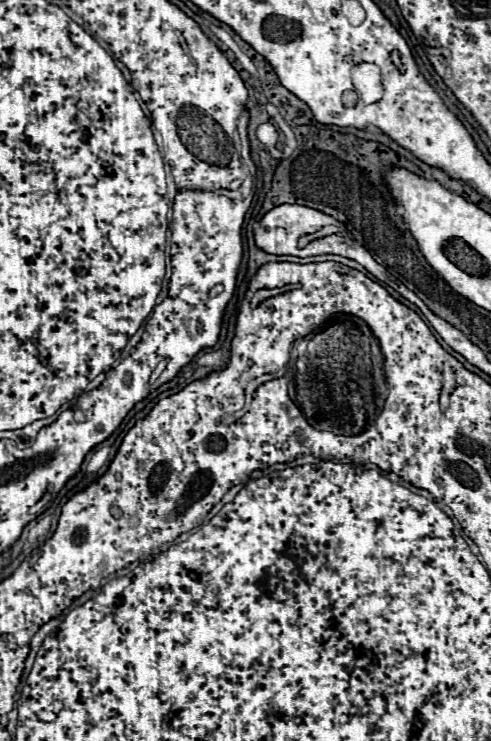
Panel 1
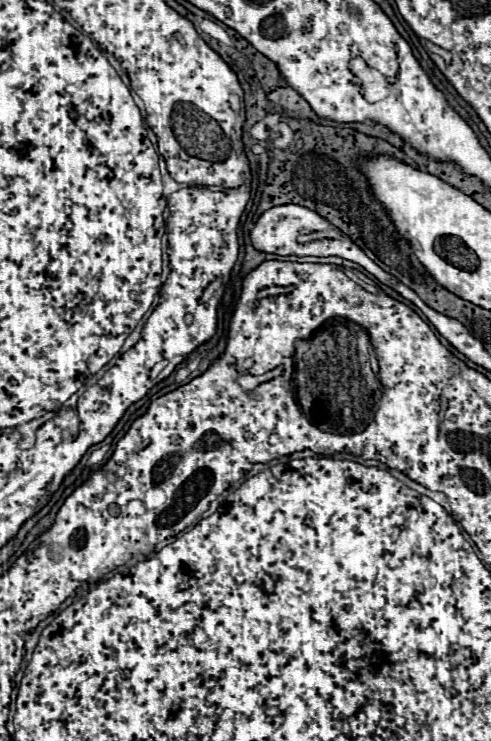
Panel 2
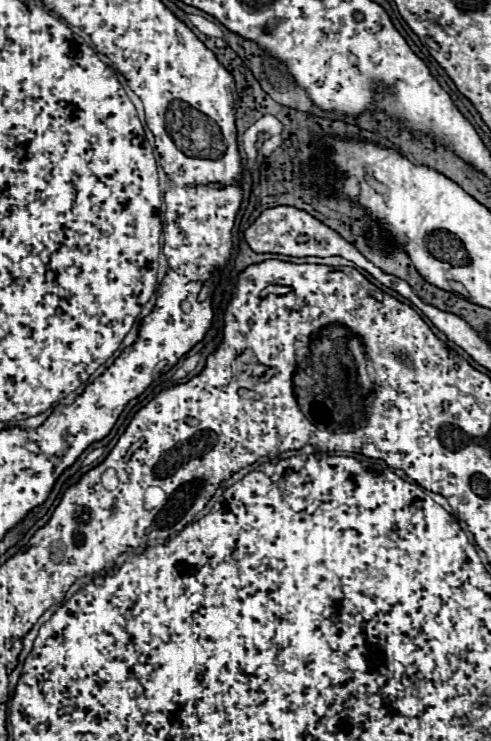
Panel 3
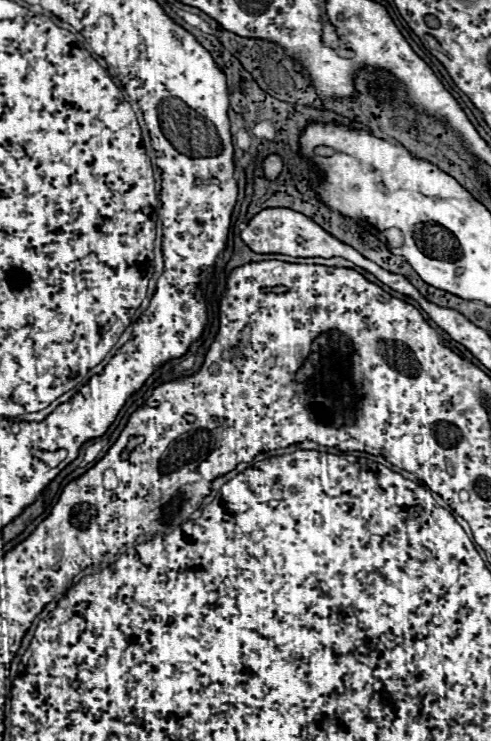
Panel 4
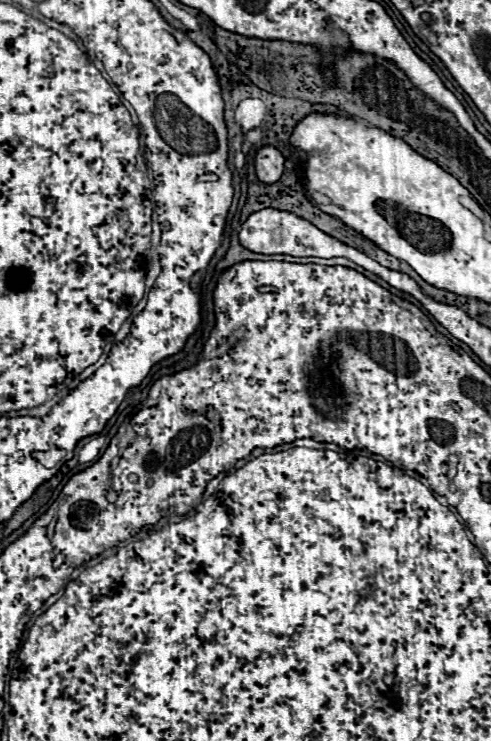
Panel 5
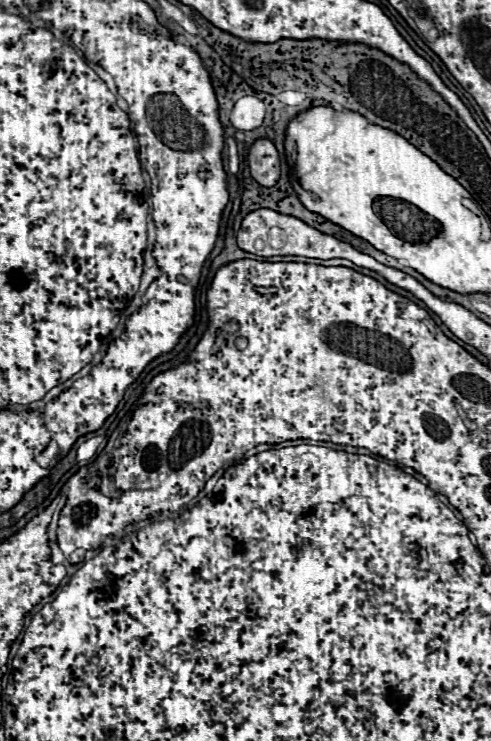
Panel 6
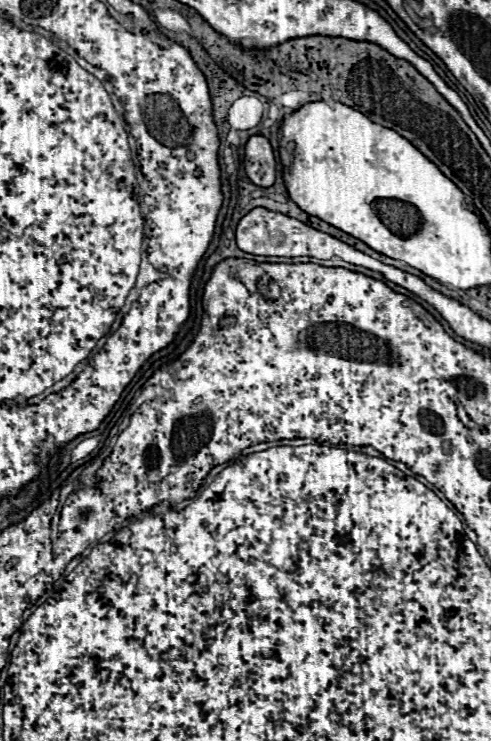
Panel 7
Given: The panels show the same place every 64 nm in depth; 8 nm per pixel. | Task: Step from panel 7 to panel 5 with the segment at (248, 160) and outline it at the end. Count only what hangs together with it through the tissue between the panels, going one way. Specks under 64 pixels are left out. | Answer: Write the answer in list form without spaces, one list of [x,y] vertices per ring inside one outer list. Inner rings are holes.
[[[262,146],[254,156],[254,170],[260,182],[274,184],[282,176],[284,158],[274,146]]]

